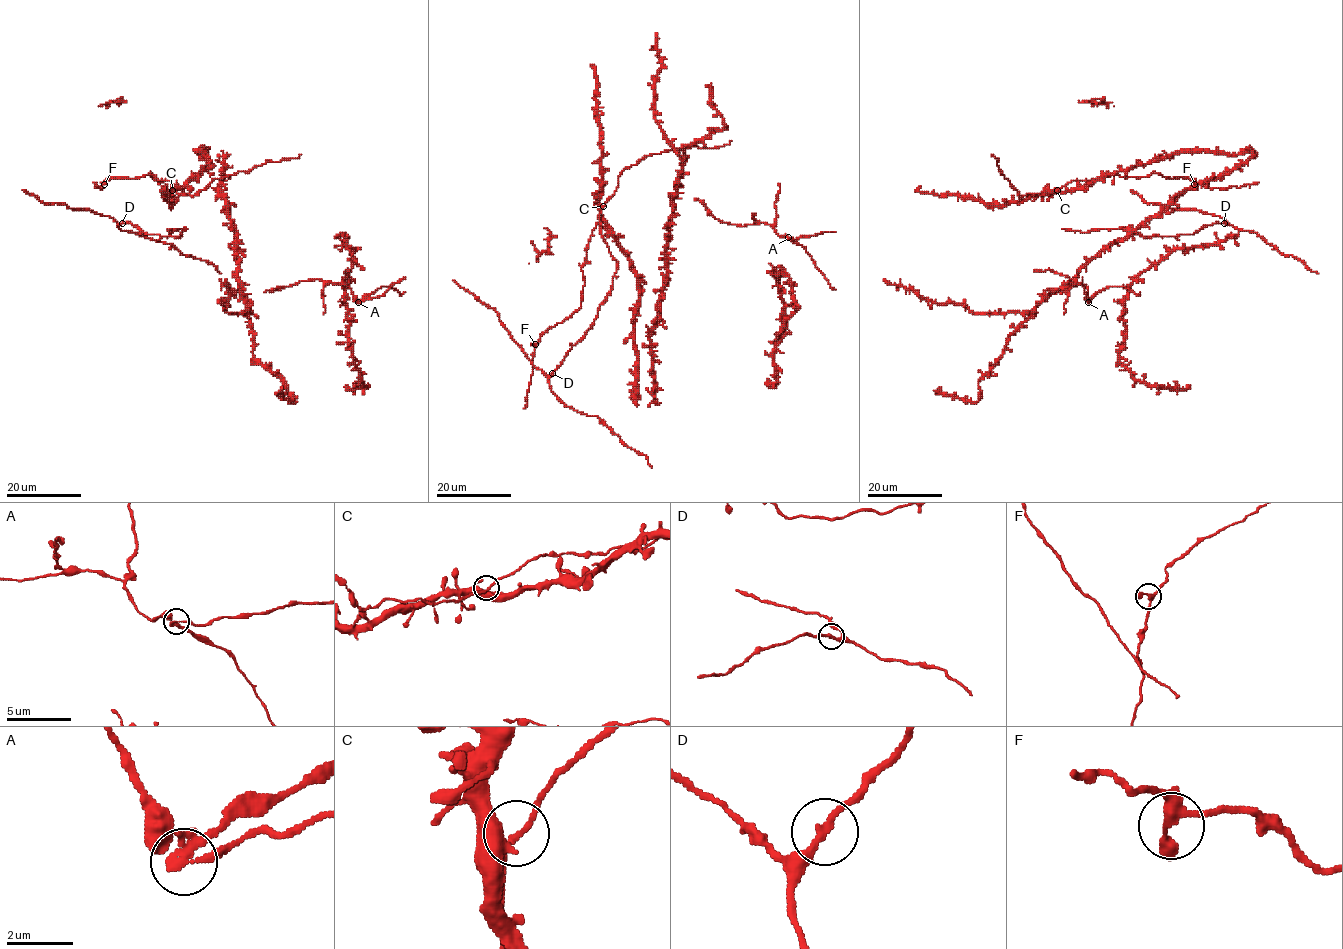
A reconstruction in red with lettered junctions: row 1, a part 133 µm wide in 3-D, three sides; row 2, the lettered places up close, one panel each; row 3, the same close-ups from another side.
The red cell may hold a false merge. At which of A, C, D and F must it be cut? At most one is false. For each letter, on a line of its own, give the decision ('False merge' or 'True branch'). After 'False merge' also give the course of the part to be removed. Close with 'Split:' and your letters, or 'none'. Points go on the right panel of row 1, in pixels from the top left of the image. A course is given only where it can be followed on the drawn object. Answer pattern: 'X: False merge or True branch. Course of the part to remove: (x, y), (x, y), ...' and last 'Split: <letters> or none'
A: False merge. Course of the part to remove: (1088, 303), (1087, 288), (1073, 283), (1075, 279), (1072, 285), (1050, 292)
C: True branch
D: True branch
F: True branch
Split: A

